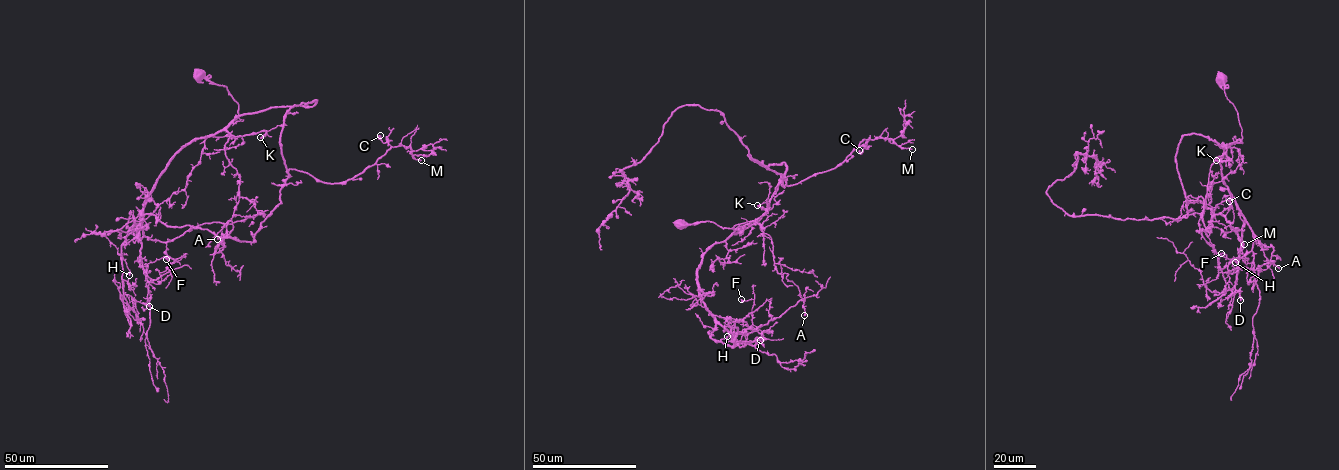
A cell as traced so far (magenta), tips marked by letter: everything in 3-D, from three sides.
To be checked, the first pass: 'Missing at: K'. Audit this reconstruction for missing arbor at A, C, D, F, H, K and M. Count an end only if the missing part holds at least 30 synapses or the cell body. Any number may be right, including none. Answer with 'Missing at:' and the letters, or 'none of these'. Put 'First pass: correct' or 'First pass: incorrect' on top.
First pass: correct
Missing at: K

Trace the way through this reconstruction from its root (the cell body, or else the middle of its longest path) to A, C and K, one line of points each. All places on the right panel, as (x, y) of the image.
A: (1221, 77), (1242, 135), (1228, 145), (1222, 142), (1222, 179), (1262, 248), (1274, 247), (1270, 262), (1278, 268)
C: (1221, 77), (1243, 143), (1221, 148), (1189, 134), (1175, 162), (1185, 197), (1204, 198), (1206, 228), (1229, 201)
K: (1221, 77), (1225, 82), (1225, 95), (1236, 110), (1242, 138), (1228, 147), (1225, 154), (1231, 160), (1216, 160)

